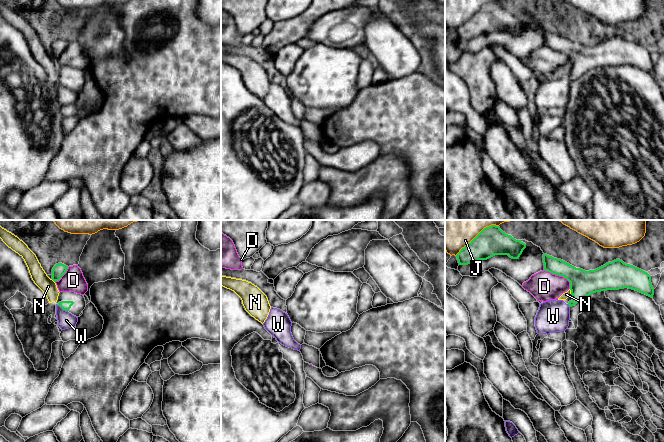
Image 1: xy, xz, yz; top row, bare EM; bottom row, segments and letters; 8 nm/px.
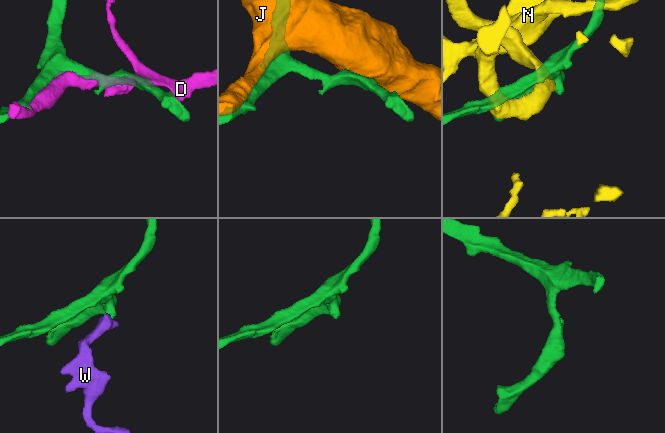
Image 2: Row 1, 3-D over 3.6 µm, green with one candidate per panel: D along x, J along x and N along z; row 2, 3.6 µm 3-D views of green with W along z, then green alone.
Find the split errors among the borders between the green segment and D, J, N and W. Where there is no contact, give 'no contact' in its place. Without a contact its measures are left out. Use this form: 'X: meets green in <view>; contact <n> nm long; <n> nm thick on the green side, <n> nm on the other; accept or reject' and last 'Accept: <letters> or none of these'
D: meets green in yz; contact 260 nm long; 220 nm thick on the green side, 240 nm on the other; reject
J: meets green in yz; contact 420 nm long; 240 nm thick on the green side, 460 nm on the other; reject
N: meets green in yz; contact 40 nm long; 220 nm thick on the green side, 60 nm on the other; reject
W: meets green in xy; contact 110 nm long; 80 nm thick on the green side, 140 nm on the other; reject
Accept: none of these

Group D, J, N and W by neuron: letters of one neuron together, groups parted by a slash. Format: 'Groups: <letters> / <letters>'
Groups: D / J / N / W

